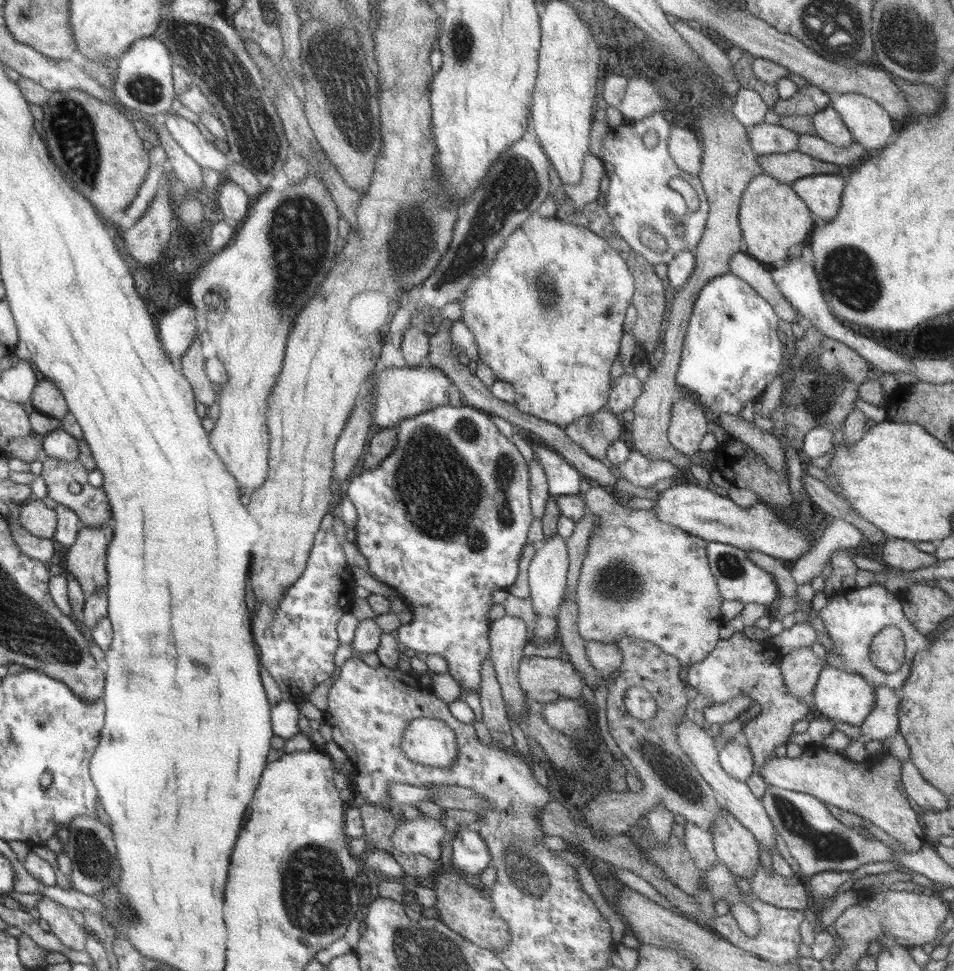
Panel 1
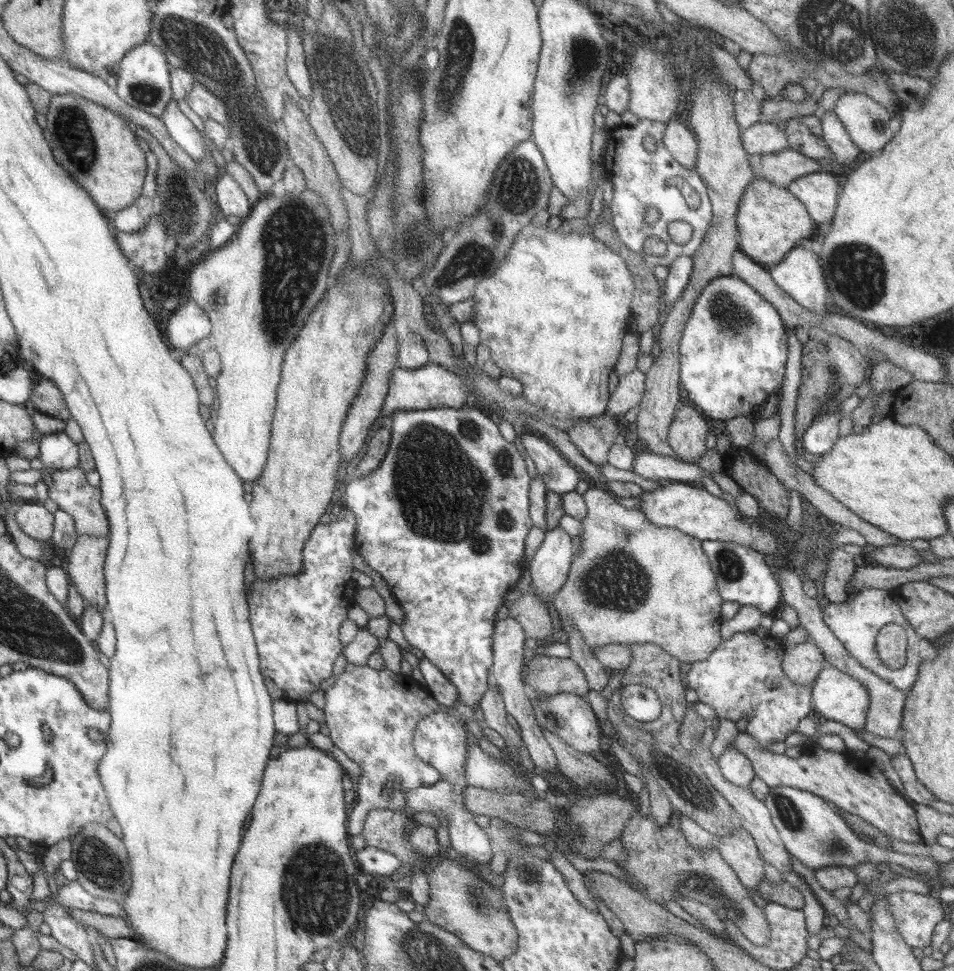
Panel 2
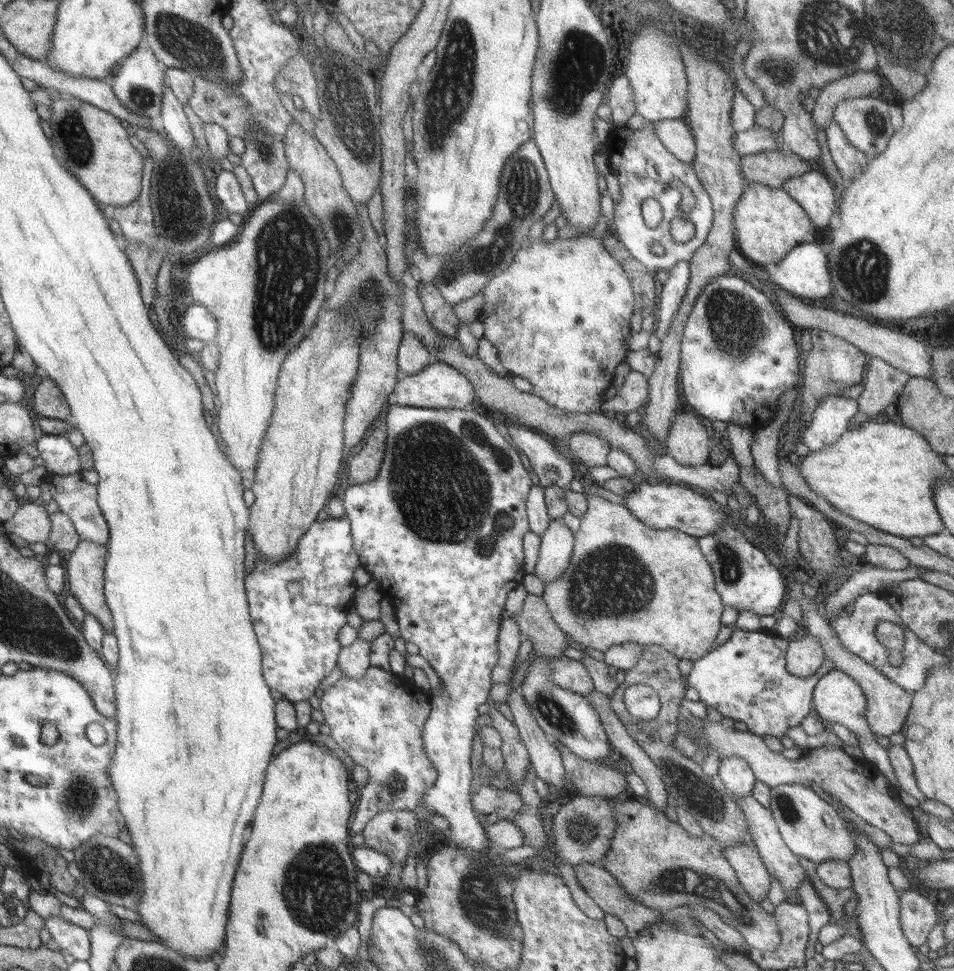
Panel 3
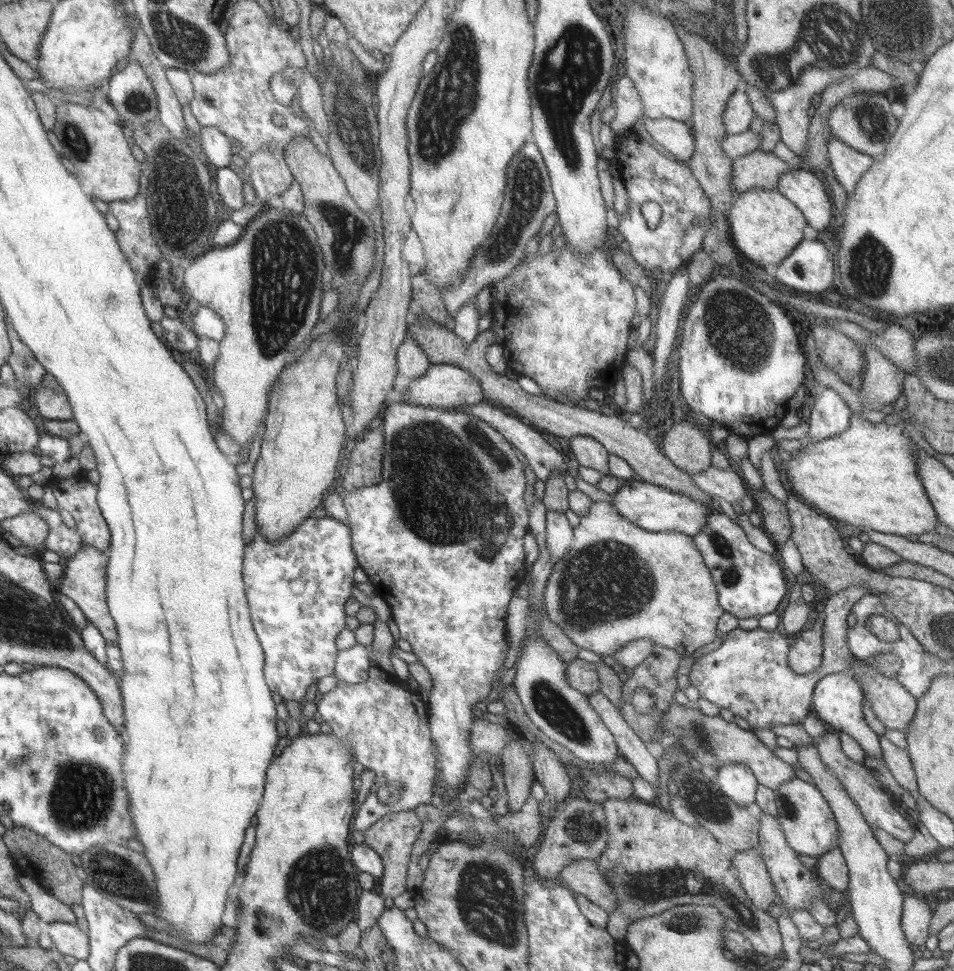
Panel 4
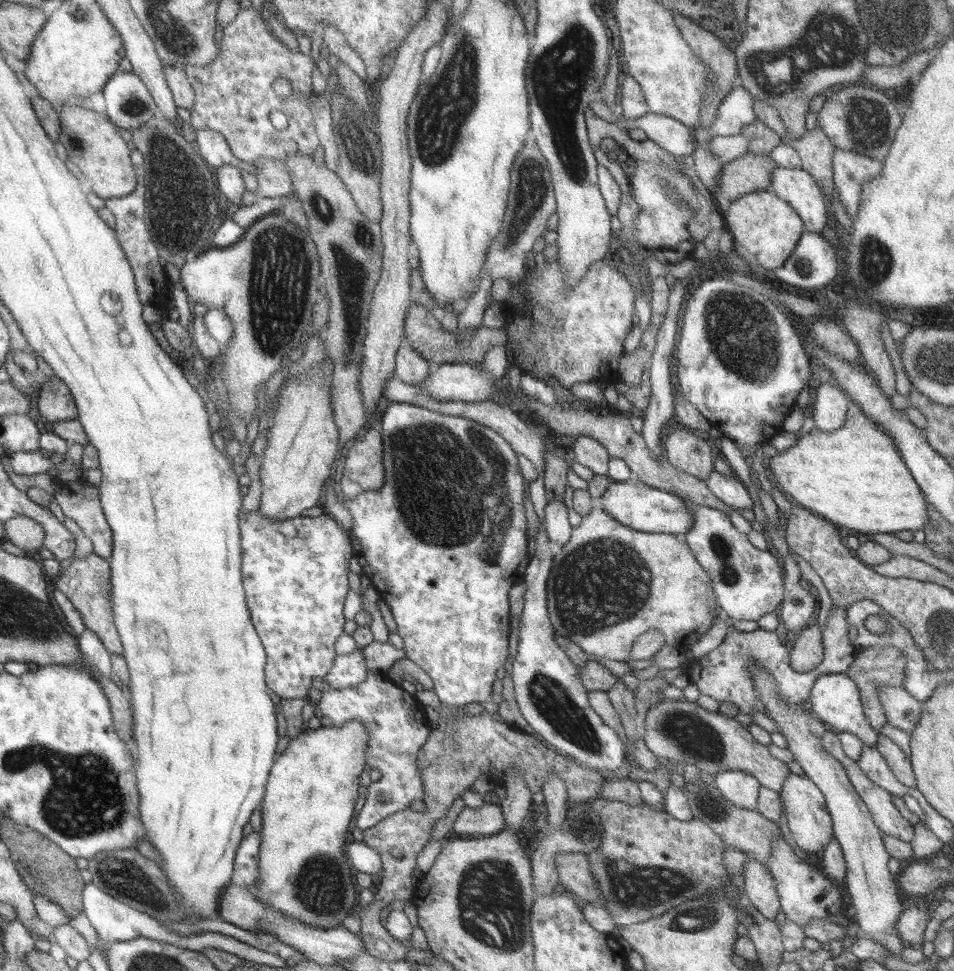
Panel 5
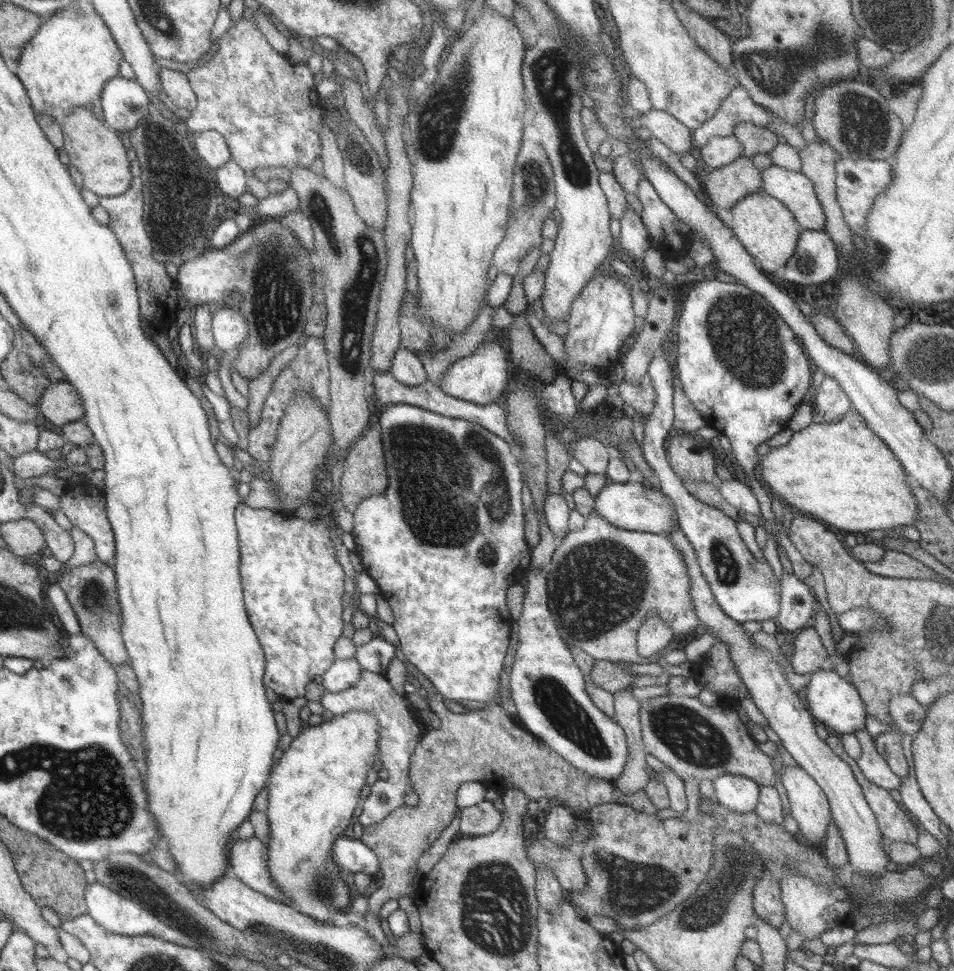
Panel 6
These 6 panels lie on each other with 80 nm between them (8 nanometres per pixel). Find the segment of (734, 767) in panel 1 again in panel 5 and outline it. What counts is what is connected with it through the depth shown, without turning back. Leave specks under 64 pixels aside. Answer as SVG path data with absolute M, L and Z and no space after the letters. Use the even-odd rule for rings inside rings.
M726 770L715 775L714 786L734 806L754 810L757 807L761 784L741 770Z

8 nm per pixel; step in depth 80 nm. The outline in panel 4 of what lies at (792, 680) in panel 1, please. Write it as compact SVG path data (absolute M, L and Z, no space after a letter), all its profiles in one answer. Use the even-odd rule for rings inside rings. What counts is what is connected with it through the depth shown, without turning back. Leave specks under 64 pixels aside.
M820 620L805 628L791 647L787 656L790 668L799 675L814 672L823 659L823 632L820 632Z

